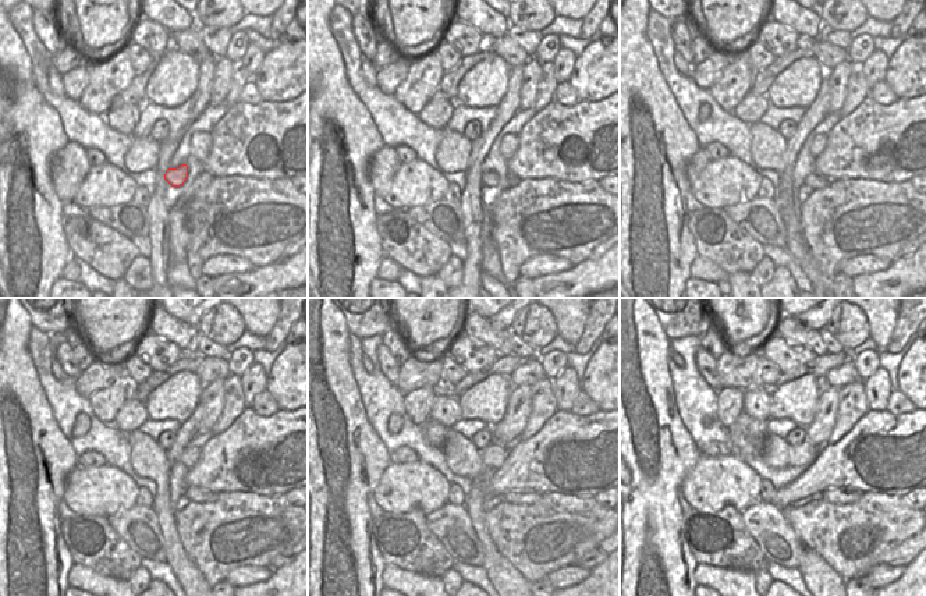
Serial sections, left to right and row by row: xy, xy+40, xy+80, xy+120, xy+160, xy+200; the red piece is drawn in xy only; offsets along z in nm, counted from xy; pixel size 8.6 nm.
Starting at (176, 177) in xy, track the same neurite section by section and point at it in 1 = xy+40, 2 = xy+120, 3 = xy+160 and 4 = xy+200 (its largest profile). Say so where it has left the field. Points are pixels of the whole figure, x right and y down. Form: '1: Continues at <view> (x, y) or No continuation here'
1: Continues at xy+40 (490, 178)
2: Continues at xy+120 (197, 495)
3: Continues at xy+160 (518, 496)
4: Continues at xy+200 (844, 496).

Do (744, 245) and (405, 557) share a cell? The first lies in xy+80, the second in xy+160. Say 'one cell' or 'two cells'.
one cell

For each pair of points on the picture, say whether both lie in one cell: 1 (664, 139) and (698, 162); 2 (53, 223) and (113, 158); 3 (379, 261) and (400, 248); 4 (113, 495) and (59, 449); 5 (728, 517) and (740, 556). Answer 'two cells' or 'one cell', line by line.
1: two cells
2: two cells
3: two cells
4: two cells
5: one cell

